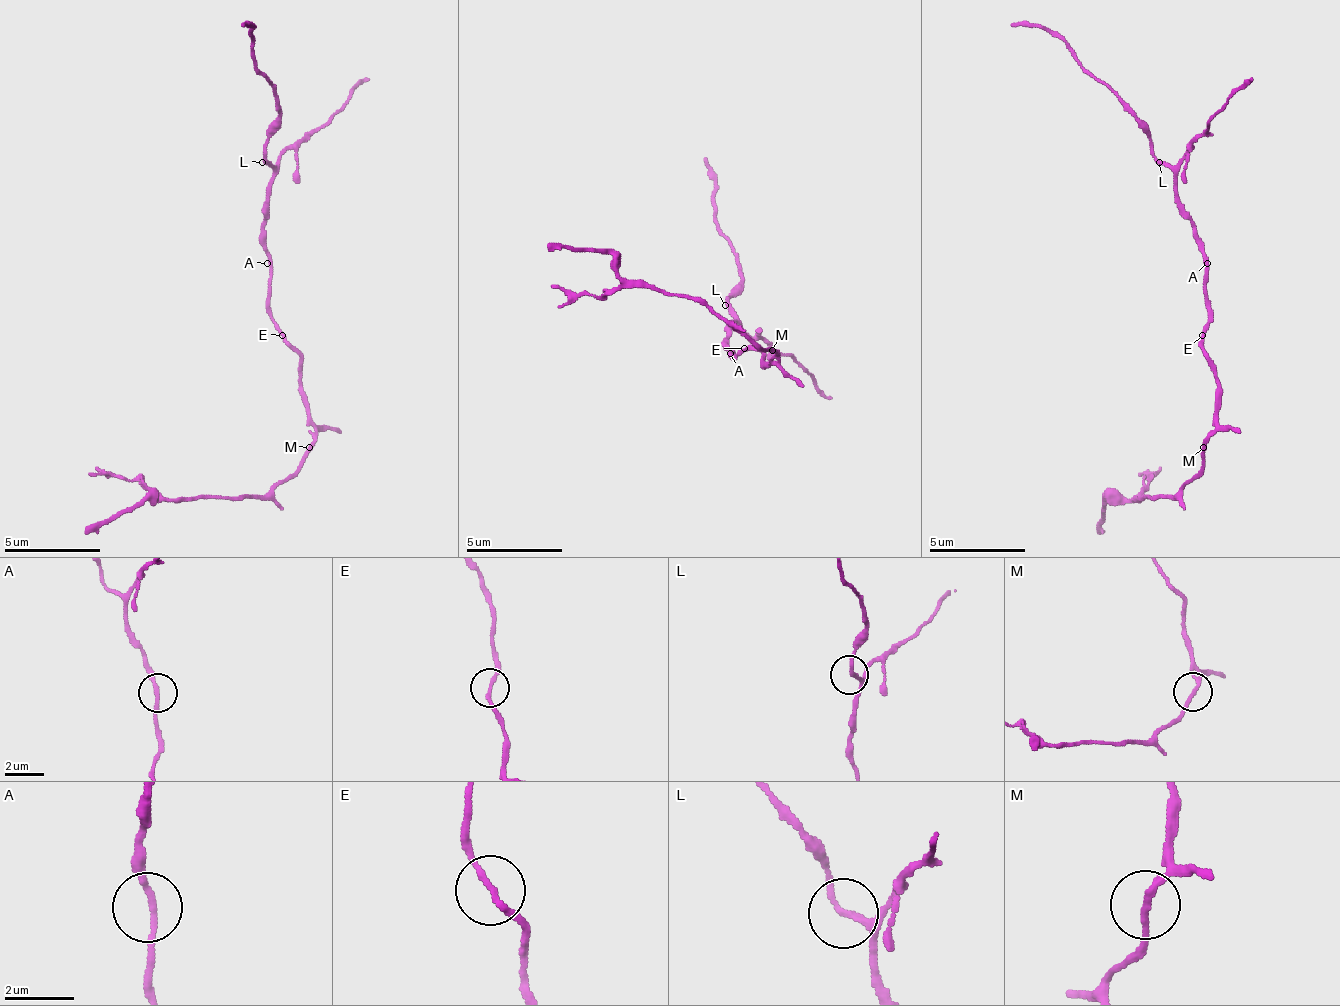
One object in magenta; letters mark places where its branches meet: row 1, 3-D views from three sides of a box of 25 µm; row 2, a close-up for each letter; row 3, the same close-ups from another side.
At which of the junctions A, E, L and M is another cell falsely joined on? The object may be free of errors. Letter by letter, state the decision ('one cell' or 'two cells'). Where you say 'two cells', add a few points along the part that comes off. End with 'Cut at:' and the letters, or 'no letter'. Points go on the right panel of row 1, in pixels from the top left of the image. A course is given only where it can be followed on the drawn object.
A: one cell
E: one cell
L: one cell
M: two cells | (1202, 446), (1202, 465), (1173, 494), (1154, 499), (1106, 499), (1096, 532)
Cut at: M

